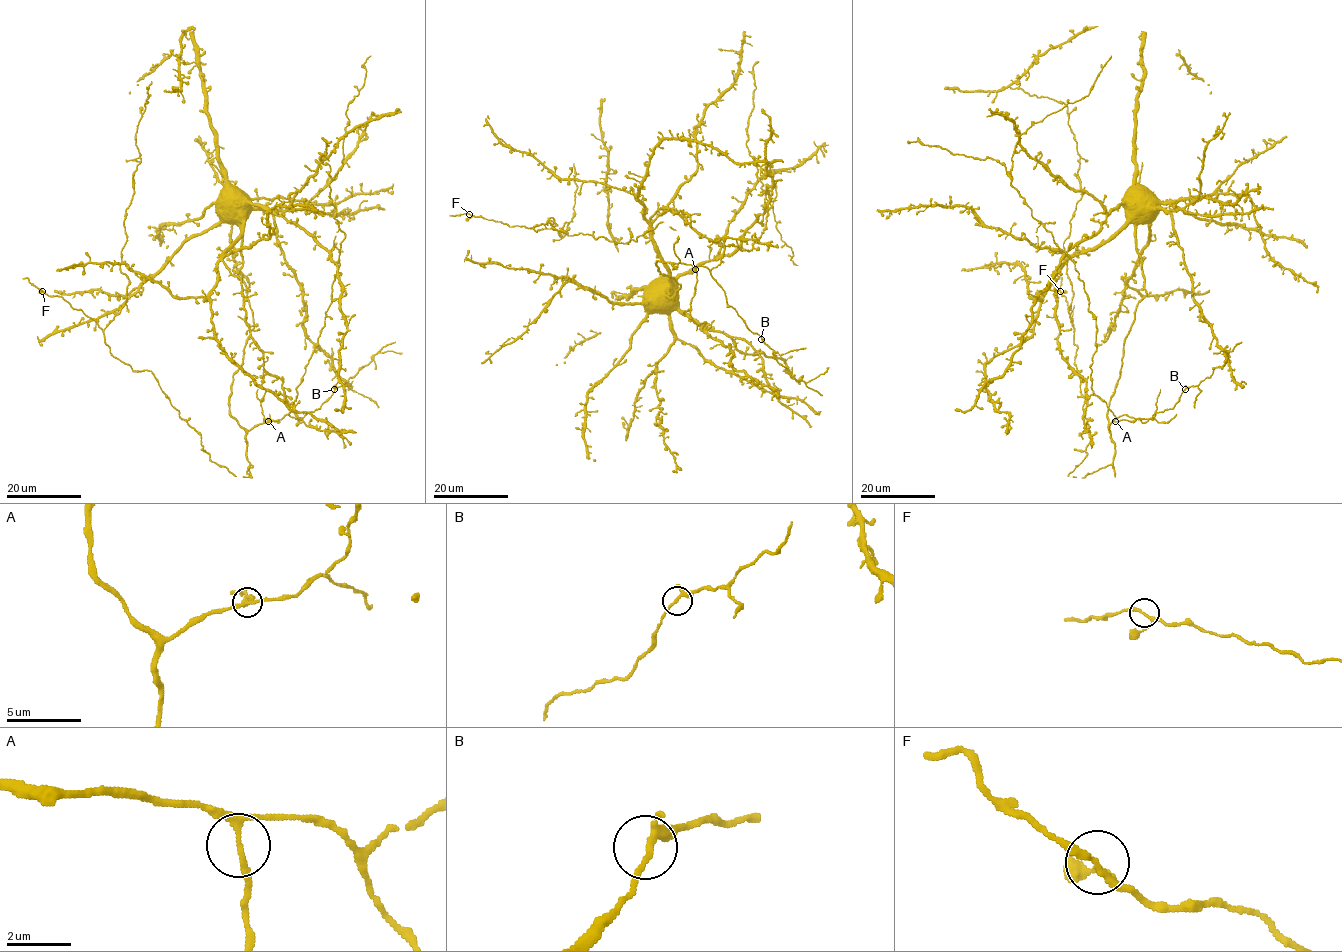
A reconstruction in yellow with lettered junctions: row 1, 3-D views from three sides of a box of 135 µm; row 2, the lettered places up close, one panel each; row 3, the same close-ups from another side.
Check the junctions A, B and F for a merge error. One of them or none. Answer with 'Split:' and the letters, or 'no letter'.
Split: no letter

